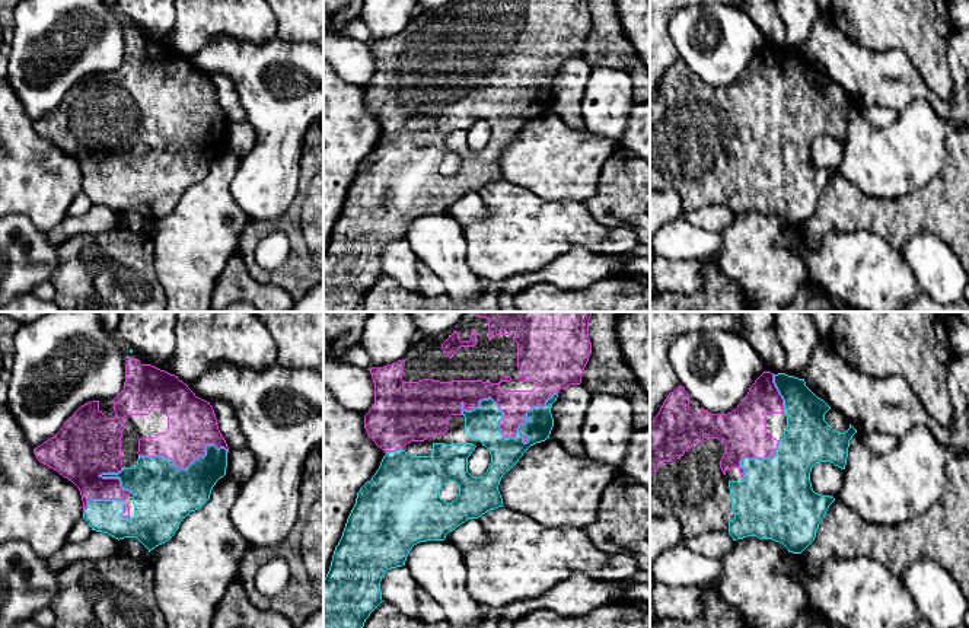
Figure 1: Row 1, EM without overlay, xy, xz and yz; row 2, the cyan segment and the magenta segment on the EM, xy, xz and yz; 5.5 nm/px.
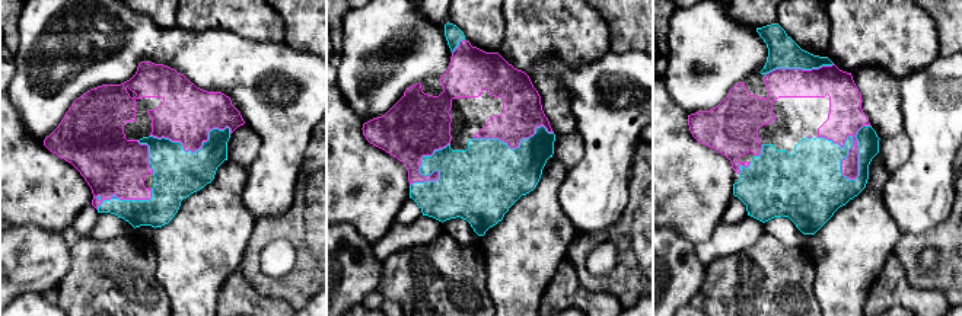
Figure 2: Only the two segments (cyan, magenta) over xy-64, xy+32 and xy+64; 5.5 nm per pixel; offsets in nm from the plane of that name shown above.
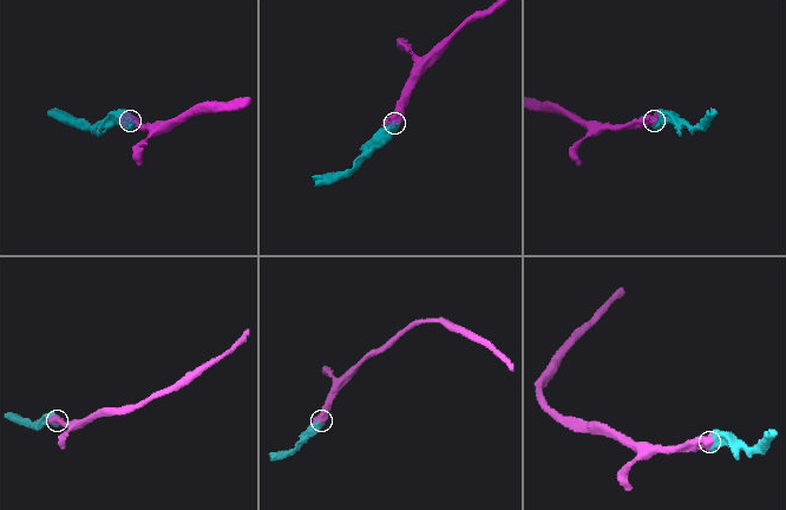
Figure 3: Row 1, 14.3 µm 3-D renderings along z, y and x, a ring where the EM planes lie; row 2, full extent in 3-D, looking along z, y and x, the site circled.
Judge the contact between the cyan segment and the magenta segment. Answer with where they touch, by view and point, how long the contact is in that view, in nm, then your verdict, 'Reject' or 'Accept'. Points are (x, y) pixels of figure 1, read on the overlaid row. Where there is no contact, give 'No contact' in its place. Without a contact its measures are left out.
Touches cyan at xz (501, 434). Shared border 550 nm. Accept

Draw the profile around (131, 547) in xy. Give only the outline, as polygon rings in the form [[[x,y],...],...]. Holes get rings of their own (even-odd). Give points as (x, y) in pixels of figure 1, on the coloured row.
[[[136,538],[119,539],[119,551],[125,552],[131,558],[149,557],[149,549]]]

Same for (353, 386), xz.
[[[325,356],[323,388],[334,393],[338,404],[364,415],[374,404],[374,383],[370,369],[341,363]]]

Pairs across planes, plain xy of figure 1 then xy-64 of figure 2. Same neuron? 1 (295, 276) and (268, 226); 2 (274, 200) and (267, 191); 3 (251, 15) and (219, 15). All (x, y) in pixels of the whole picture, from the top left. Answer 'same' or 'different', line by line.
1: same
2: same
3: same

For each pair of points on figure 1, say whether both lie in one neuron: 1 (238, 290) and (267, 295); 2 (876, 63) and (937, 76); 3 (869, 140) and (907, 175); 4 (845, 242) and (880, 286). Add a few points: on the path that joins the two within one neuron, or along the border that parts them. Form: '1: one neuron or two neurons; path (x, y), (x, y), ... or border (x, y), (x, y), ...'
1: one neuron; path (245, 290), (260, 295)
2: two neurons; border (893, 48), (908, 59), (924, 82), (940, 98)
3: one neuron; path (877, 149), (898, 166)
4: one neuron; path (857, 254), (864, 260), (864, 270), (869, 274)

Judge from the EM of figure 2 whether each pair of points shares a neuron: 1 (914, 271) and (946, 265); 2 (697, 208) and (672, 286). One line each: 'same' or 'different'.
1: same
2: different

